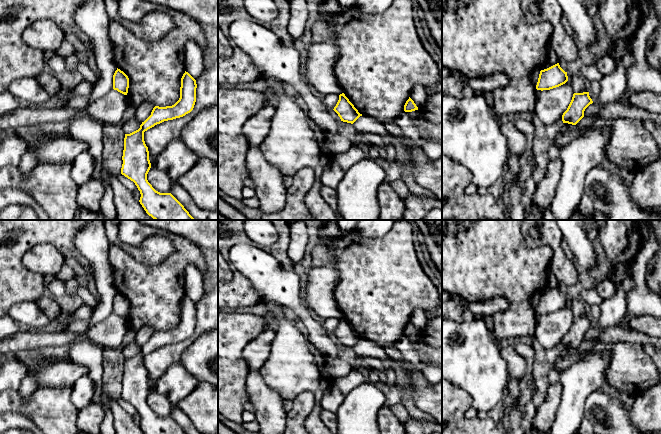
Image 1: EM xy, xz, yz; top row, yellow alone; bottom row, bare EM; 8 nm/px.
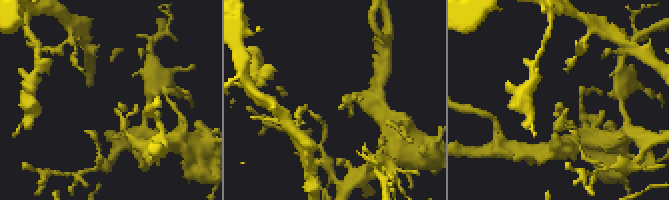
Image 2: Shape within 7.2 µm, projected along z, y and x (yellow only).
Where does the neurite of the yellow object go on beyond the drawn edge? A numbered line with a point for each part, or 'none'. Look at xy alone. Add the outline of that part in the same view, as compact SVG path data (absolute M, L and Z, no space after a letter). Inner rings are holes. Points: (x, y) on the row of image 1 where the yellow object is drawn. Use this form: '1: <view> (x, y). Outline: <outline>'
none

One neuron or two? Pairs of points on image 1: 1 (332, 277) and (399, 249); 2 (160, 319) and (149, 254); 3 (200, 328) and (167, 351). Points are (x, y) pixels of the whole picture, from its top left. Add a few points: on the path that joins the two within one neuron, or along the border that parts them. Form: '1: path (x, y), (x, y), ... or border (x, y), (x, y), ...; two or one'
1: border (316, 266), (335, 267), (335, 298); two
2: border (172, 253), (157, 264), (142, 264), (129, 255); two
3: path (193, 336), (175, 350); one

